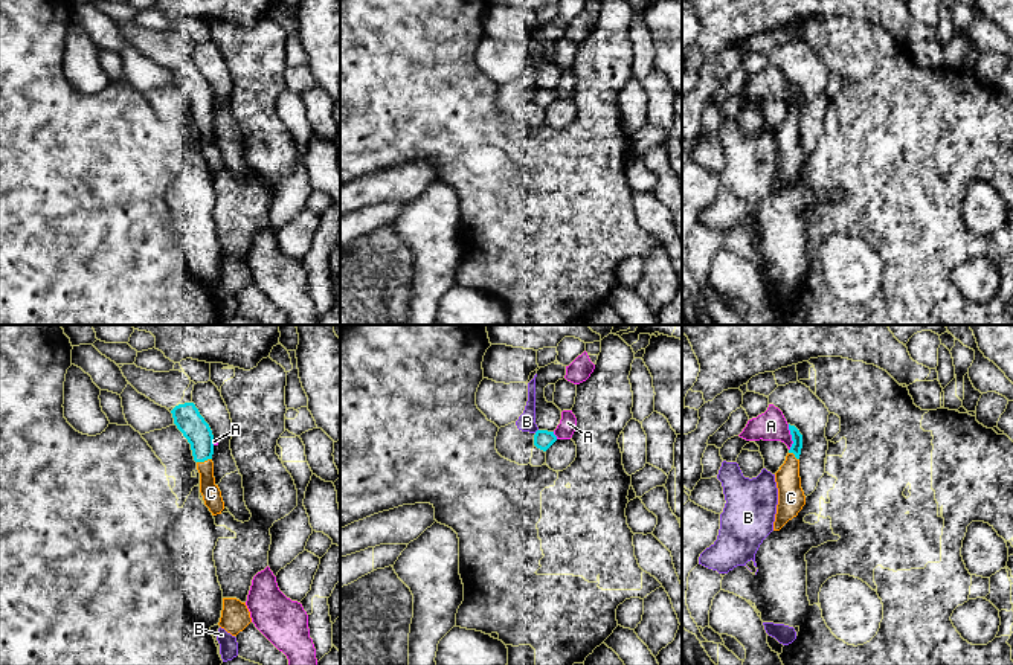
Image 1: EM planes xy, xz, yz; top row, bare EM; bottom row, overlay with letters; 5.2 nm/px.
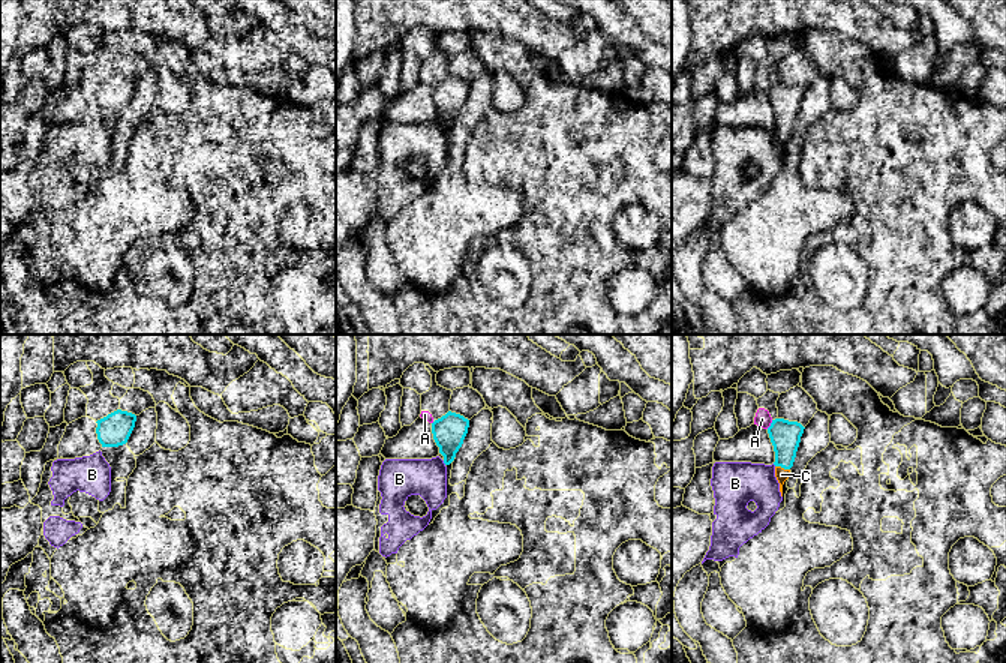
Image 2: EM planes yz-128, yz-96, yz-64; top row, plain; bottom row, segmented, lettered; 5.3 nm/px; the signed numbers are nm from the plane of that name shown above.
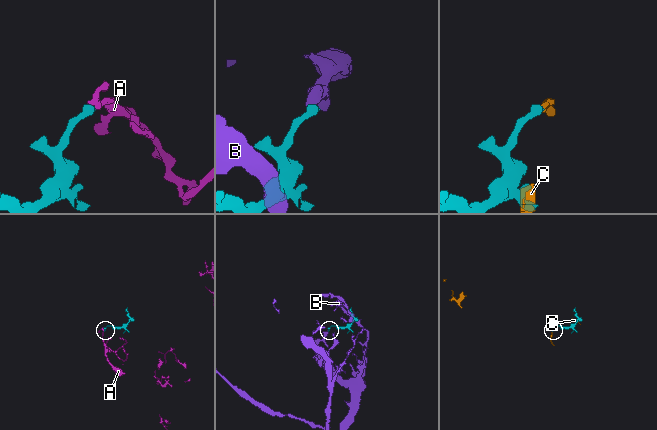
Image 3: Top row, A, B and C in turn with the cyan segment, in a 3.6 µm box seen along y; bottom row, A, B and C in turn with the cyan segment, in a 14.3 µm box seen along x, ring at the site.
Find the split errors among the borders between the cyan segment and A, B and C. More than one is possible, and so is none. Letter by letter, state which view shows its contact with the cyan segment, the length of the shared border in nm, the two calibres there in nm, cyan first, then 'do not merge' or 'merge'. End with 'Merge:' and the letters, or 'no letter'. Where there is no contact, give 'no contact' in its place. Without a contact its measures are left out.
A: meets cyan in yz; contact 140 nm long; 60 nm thick on the cyan side, 160 nm on the other; do not merge
B: no contact; do not merge
C: meets cyan in xy; contact 80 nm long; 140 nm thick on the cyan side, 100 nm on the other; merge
Merge: C

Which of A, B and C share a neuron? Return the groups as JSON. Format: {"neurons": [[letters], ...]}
{"neurons": [["A"], ["B"], ["C"]]}

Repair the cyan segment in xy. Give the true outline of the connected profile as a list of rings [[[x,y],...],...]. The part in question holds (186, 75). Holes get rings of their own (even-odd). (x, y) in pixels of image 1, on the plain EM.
[[[194,61],[175,64],[172,69],[174,82],[191,102],[194,119],[200,131],[200,151],[212,174],[221,172],[224,160],[214,136],[214,93],[209,82],[200,73]]]

